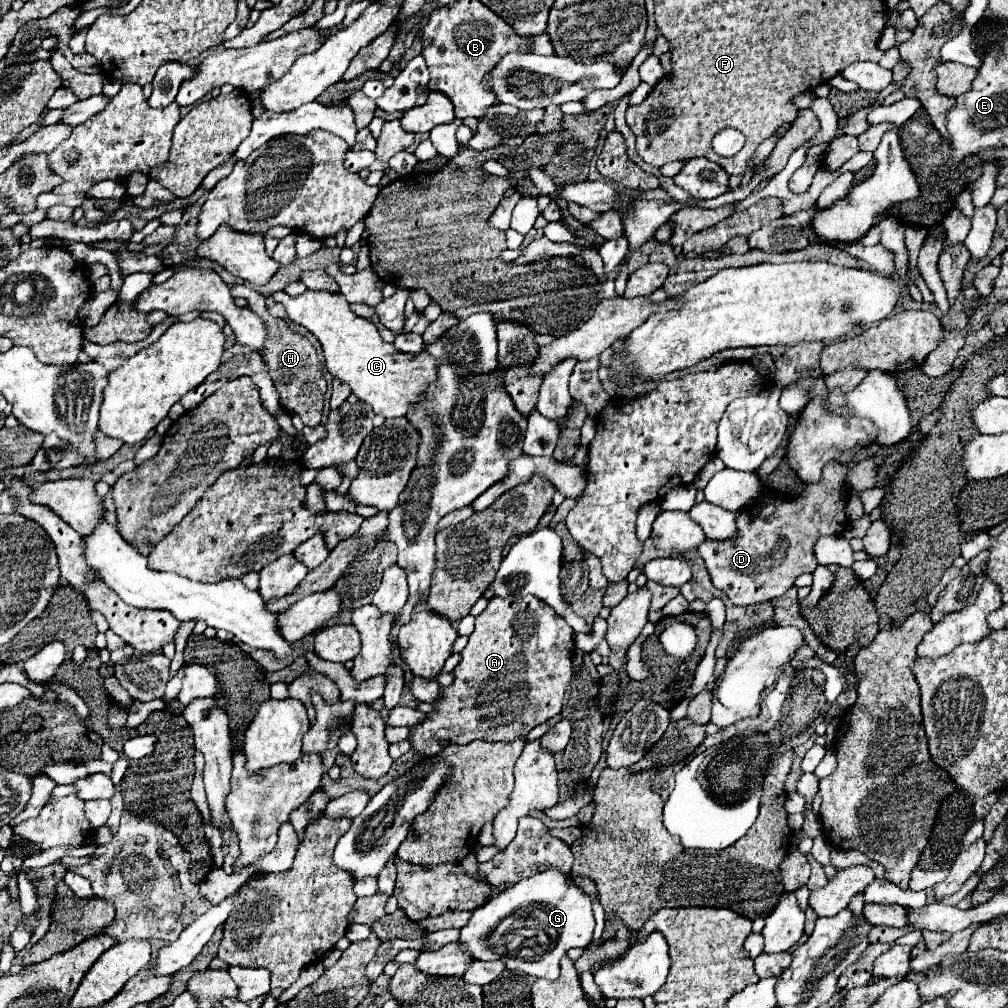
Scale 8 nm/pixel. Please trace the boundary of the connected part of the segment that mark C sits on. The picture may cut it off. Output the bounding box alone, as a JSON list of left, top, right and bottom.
[271,290,438,418]

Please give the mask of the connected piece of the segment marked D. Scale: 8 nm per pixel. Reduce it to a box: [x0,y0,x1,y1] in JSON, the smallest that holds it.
[698,462,850,606]

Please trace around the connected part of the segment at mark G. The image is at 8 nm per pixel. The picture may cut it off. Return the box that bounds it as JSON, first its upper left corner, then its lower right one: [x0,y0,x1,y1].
[458,870,594,980]

